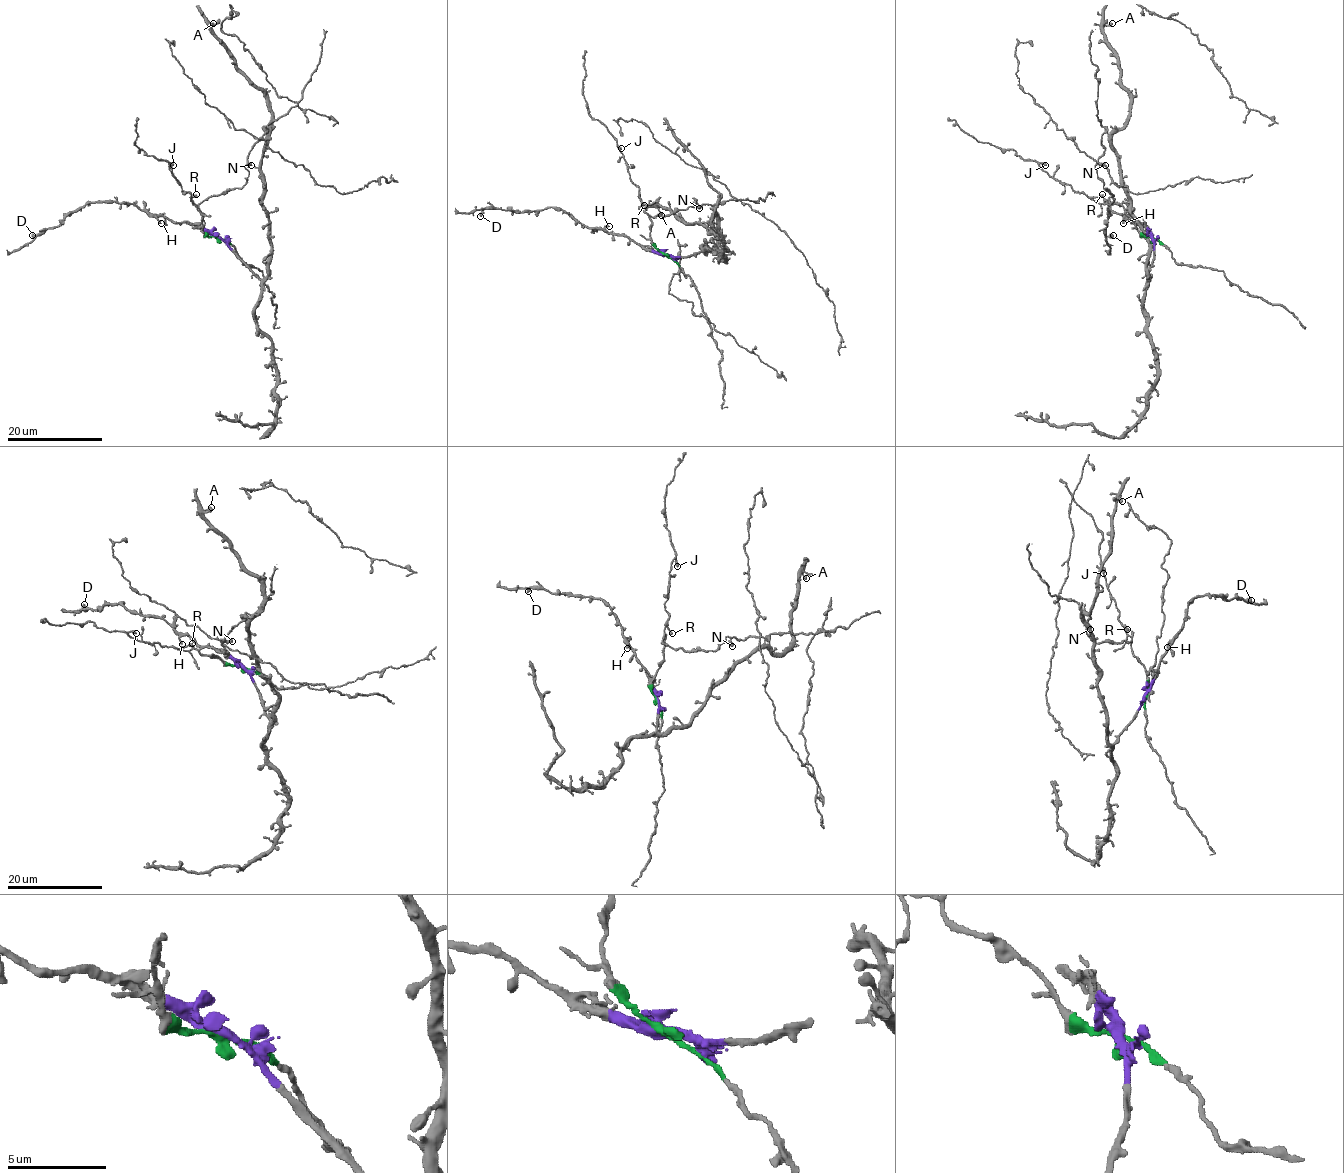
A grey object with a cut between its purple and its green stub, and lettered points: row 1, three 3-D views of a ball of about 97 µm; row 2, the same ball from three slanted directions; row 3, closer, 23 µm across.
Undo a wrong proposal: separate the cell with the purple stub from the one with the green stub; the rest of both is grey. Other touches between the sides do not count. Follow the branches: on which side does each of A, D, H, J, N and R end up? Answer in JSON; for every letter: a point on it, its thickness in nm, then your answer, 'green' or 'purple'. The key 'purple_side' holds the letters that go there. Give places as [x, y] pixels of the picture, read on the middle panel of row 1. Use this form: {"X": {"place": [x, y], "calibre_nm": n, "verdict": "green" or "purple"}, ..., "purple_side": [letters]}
{"A": {"place": [661, 215], "calibre_nm": 340, "verdict": "purple"}, "D": {"place": [480, 216], "calibre_nm": 480, "verdict": "purple"}, "H": {"place": [609, 226], "calibre_nm": 300, "verdict": "purple"}, "J": {"place": [621, 148], "calibre_nm": 360, "verdict": "green"}, "N": {"place": [699, 208], "calibre_nm": 480, "verdict": "green"}, "R": {"place": [644, 205], "calibre_nm": 360, "verdict": "green"}, "purple_side": ["A", "D", "H"]}

